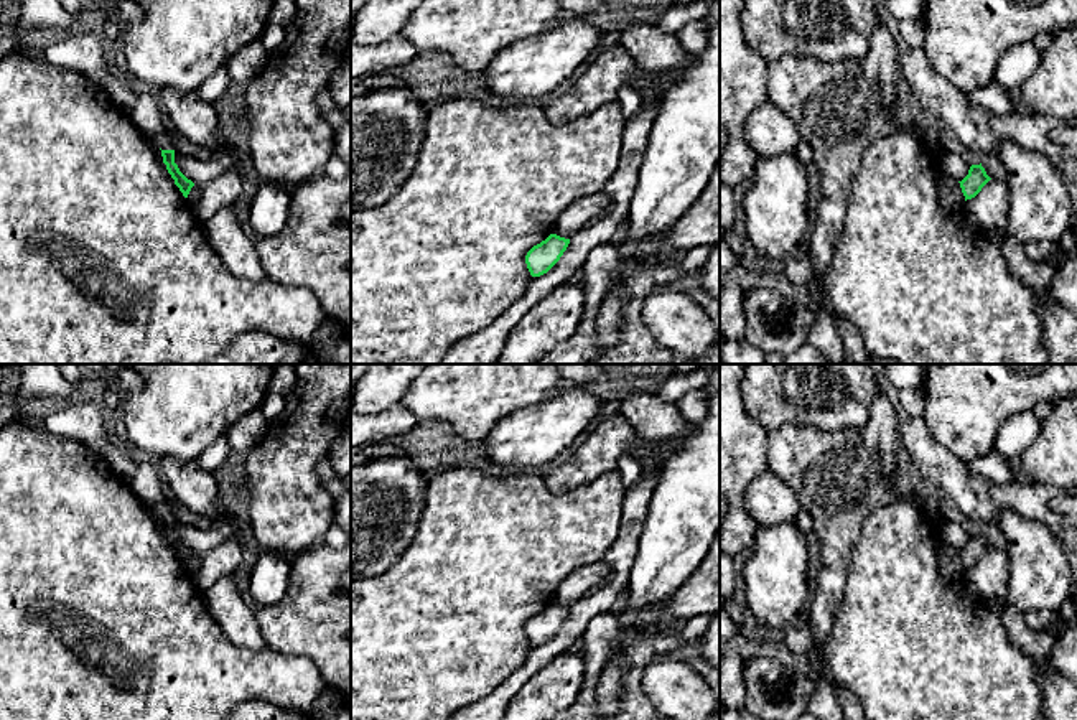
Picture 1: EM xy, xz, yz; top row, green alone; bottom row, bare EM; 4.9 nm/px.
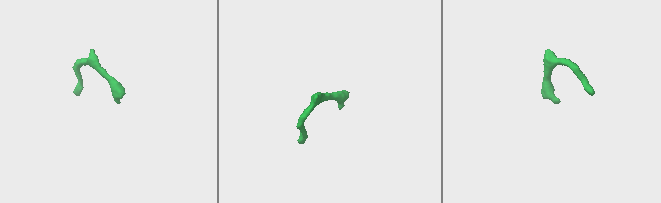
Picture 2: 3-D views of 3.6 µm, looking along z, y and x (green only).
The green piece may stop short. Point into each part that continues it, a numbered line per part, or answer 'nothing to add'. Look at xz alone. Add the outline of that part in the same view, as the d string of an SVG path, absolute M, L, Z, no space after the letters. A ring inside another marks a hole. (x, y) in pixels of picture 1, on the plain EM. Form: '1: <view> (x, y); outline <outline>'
1: xz (583, 580); outline M593 562L576 568L555 591L553 603L570 608L593 590L604 585L613 577L611 567Z

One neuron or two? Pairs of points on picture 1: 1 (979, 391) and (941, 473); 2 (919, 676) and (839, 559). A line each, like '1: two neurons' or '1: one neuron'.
1: two neurons
2: two neurons

